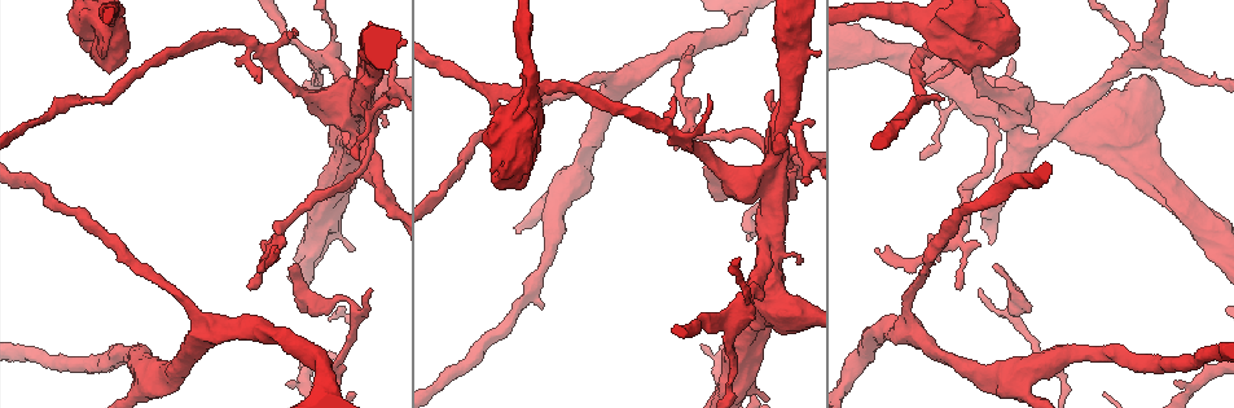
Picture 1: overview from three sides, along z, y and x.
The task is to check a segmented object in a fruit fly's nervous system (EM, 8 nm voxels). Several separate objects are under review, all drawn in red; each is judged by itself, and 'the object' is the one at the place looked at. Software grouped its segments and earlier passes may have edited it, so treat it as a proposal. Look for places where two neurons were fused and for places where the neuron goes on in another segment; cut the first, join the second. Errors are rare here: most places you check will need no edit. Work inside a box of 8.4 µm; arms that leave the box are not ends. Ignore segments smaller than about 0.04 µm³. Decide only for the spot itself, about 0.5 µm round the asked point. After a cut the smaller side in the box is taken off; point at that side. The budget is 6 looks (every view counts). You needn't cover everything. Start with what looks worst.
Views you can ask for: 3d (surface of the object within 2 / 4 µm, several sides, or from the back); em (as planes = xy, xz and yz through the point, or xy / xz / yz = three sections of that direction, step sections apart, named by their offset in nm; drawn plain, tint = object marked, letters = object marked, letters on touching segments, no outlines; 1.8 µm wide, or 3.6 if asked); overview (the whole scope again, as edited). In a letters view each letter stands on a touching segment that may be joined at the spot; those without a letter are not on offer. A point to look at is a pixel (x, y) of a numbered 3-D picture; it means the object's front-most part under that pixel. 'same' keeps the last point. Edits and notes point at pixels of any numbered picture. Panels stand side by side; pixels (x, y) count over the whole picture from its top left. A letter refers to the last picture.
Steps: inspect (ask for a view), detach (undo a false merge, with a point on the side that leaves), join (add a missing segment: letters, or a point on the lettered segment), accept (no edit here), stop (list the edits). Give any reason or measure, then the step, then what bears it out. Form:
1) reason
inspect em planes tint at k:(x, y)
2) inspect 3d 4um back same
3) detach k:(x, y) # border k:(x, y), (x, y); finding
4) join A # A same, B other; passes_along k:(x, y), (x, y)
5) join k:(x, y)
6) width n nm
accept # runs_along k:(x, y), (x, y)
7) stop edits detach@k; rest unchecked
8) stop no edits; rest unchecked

inspect em xz step 16 letters at 1:(323, 61)

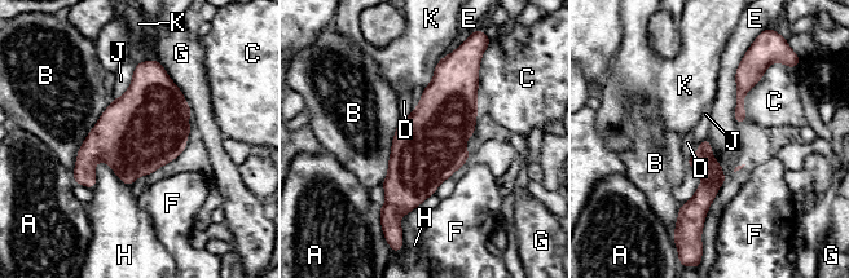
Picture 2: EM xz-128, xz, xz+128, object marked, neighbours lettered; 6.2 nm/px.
accept # A other, B other, C other, D other, E other, F other, G other, H other, J other, K other; border 2:(744, 54), (735, 71), (735, 124); continuous, no second neuron

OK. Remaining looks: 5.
thick turns thin
inspect em 3.6um xz step 16 tint at 1:(107, 32)

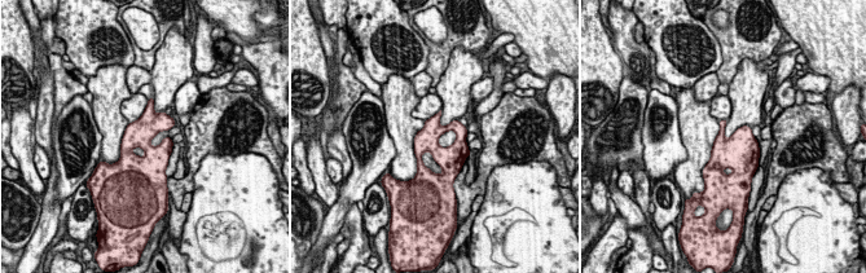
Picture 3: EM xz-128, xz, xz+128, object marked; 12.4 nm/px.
what lies round it
inspect em 3.6um xz step 16 letters same

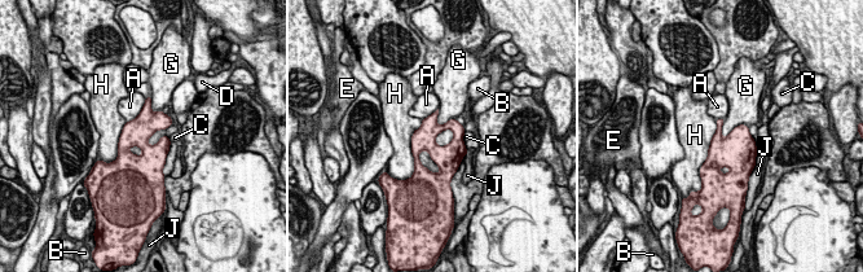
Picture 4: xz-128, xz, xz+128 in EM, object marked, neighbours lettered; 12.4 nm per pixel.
accept # A other, B other, C other, D other, E other, G other, H other, J other; all the same neuron

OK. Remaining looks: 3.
abrupt turn
inspect 3d 2um at 1:(775, 164)

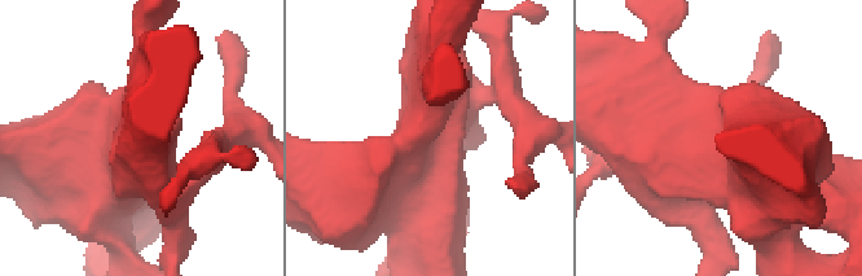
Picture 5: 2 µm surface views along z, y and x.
shape alone is not enough
inspect em yz step 4 letters at 5:(436, 126)

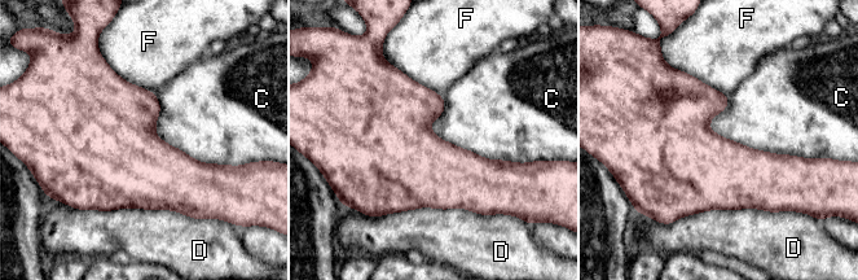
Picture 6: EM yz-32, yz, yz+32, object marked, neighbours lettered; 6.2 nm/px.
detach 6:(161, 158) # C other, D other, F other; border 6:(130, 170), (189, 174), (207, 184); two neurons meet here

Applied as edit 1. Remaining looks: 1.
stop edits detach@6; rest unchecked

